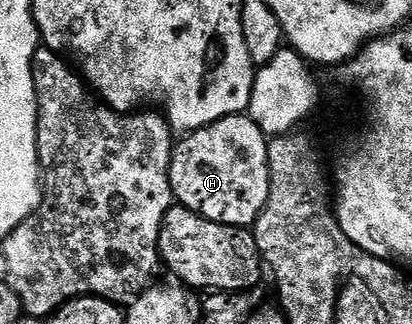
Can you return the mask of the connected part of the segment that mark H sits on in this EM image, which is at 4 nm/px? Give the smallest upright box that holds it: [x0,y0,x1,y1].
[170,114,268,228]

